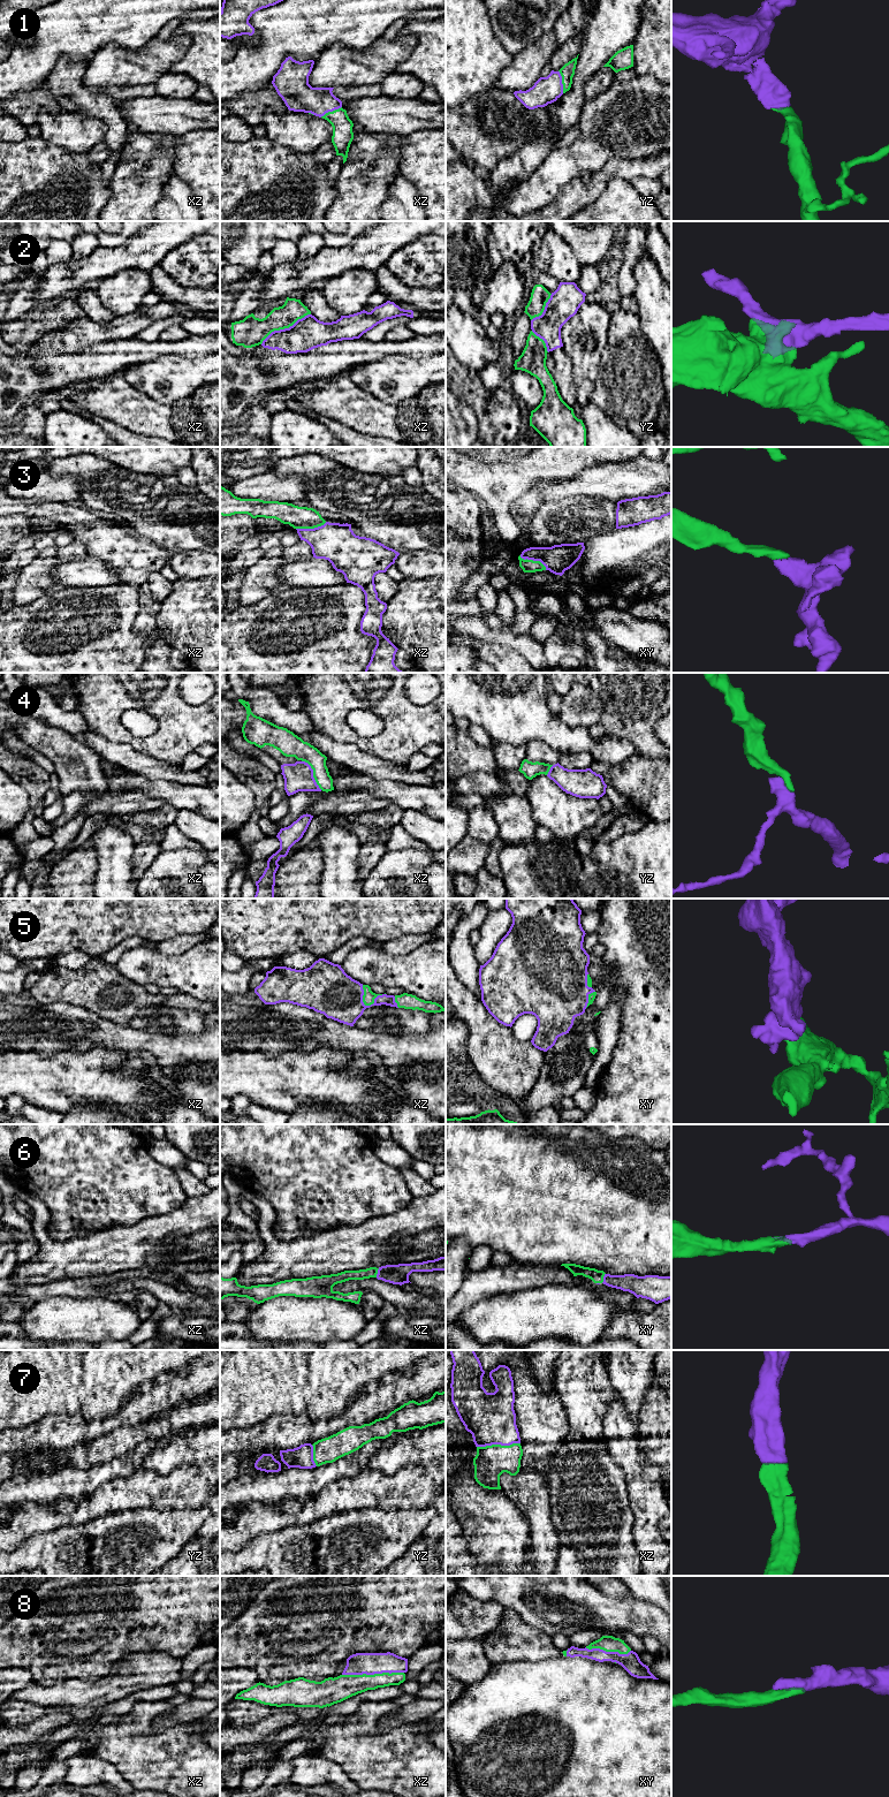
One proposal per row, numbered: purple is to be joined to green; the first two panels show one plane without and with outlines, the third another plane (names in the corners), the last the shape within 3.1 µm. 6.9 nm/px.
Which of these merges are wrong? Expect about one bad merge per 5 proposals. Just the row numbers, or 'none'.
2

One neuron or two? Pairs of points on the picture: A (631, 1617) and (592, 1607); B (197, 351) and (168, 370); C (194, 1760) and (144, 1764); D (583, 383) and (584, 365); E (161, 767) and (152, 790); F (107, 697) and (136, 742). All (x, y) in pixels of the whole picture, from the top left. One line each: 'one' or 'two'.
A: one
B: two
C: one
D: one
E: two
F: one

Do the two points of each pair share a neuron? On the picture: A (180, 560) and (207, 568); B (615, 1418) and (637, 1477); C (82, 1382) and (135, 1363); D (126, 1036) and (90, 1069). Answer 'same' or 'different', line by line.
A: same
B: same
C: same
D: different

